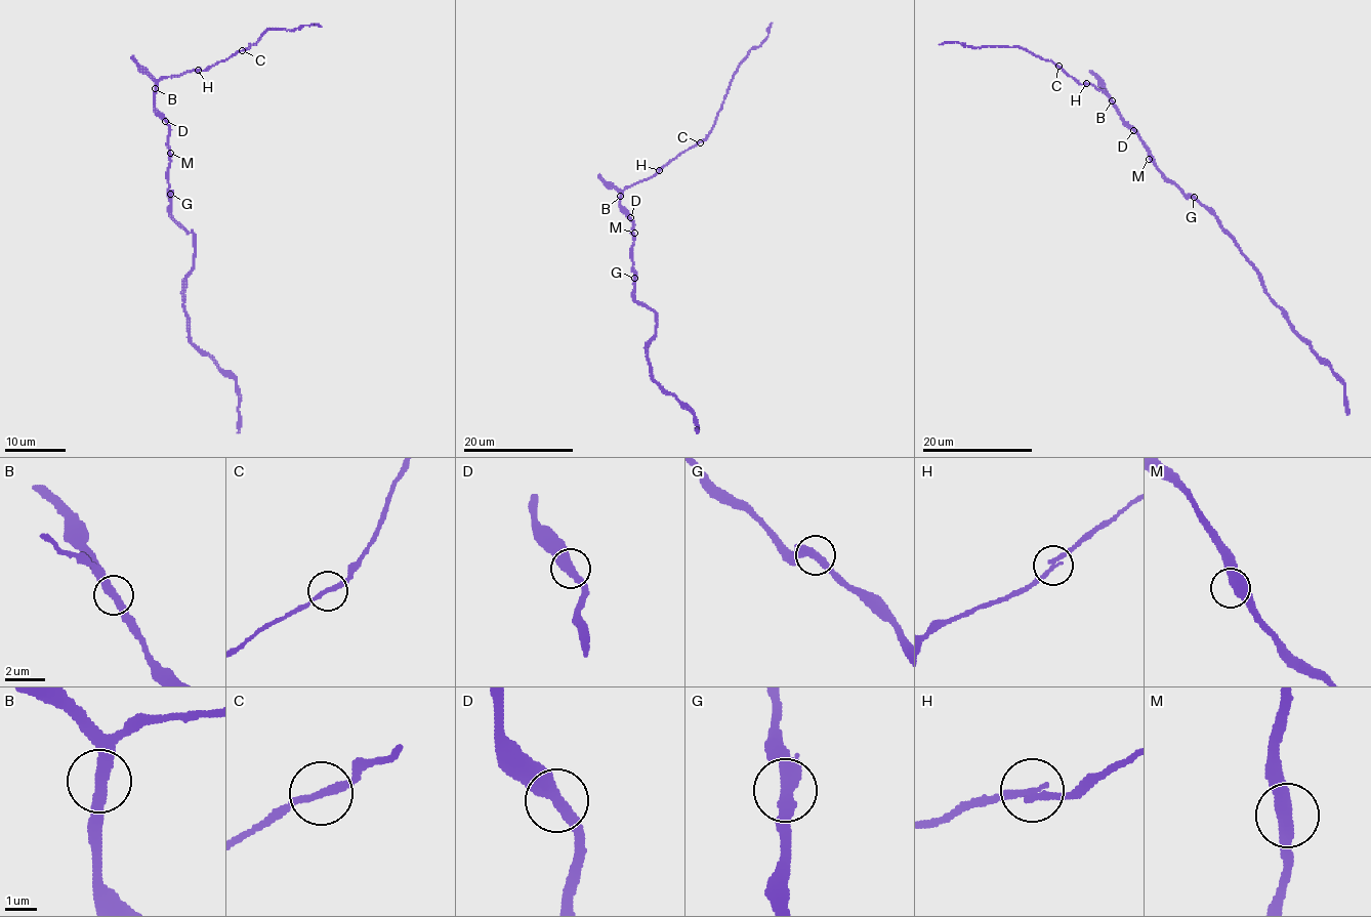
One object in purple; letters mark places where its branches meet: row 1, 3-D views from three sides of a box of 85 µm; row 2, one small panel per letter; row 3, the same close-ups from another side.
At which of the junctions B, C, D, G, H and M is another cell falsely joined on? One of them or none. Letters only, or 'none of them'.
none of them

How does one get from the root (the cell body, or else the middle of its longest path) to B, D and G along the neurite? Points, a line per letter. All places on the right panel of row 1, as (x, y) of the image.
B: (1157, 166), (1145, 142), (1112, 100)
D: (1157, 166), (1133, 130)
G: (1157, 166), (1187, 195), (1193, 196)

